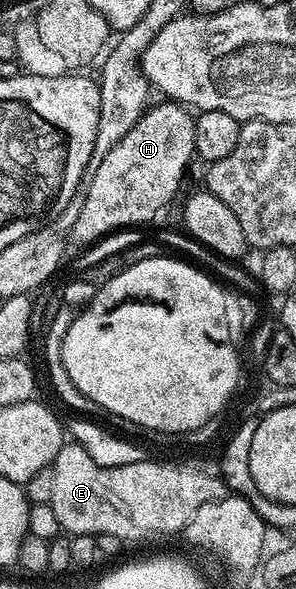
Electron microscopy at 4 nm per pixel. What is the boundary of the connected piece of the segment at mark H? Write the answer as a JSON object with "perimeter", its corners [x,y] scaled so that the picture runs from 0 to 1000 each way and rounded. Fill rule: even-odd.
{"perimeter":[[[544,170],[544,175],[507,178],[486,197],[348,265],[348,278],[321,285],[314,304],[284,317],[287,338],[267,374],[247,384],[247,397],[284,414],[314,414],[331,406],[405,392],[412,387],[463,387],[473,377],[503,377],[584,334],[625,302],[625,287],[639,273],[659,268],[659,200],[622,178],[581,170]]]}

